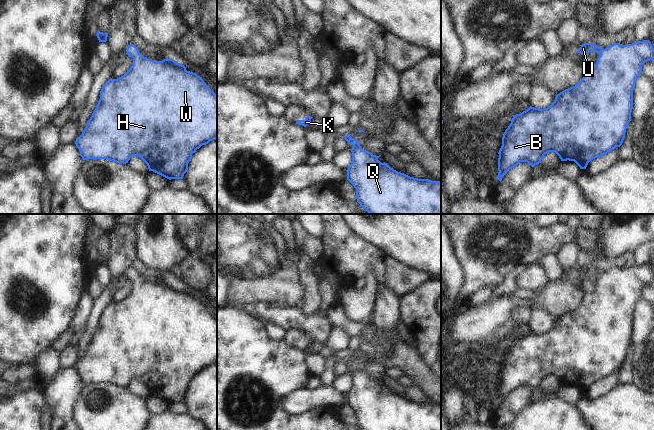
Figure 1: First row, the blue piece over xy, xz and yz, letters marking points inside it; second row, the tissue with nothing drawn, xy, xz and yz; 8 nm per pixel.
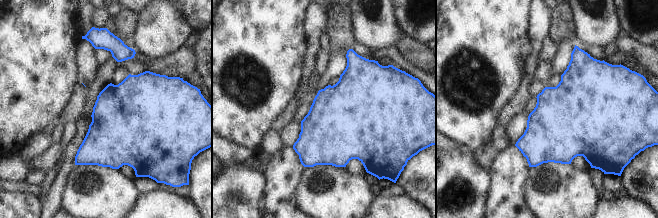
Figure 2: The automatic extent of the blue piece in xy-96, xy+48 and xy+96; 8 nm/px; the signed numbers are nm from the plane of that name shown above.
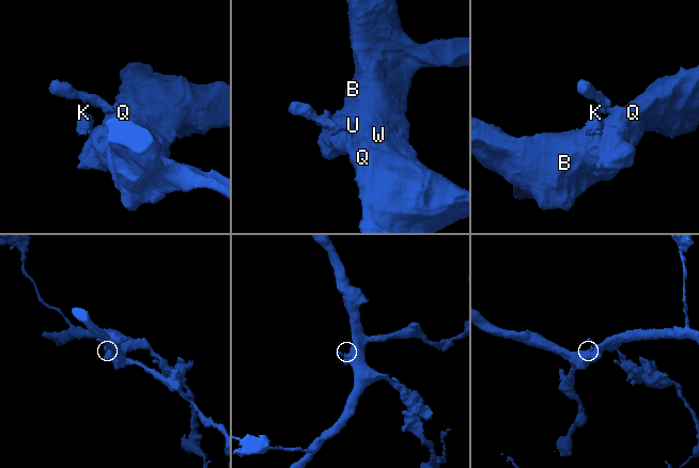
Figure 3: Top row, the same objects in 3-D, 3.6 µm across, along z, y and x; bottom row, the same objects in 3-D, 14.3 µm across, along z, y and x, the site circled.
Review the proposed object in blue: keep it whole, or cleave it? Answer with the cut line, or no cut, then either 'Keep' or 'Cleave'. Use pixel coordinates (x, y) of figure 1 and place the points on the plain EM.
No split. Keep.

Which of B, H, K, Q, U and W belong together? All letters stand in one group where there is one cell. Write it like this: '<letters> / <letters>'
B H K Q U W

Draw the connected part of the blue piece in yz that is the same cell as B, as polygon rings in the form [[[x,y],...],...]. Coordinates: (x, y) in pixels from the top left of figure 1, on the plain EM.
[[[649,264],[626,269],[613,267],[605,273],[595,267],[585,267],[578,276],[581,279],[596,276],[600,280],[596,289],[585,294],[583,302],[575,310],[557,318],[549,331],[539,333],[530,330],[521,338],[513,339],[498,376],[497,403],[500,406],[520,386],[534,391],[549,376],[555,376],[561,385],[574,385],[580,393],[586,393],[591,384],[622,369],[631,345],[635,306],[642,298],[642,289],[654,285],[654,272]]]

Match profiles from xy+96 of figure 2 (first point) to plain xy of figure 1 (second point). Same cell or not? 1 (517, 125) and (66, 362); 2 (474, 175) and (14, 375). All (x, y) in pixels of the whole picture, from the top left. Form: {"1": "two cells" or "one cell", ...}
{"1": "one cell", "2": "two cells"}

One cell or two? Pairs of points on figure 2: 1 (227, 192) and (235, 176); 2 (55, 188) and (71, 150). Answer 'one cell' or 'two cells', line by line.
1: one cell
2: one cell

